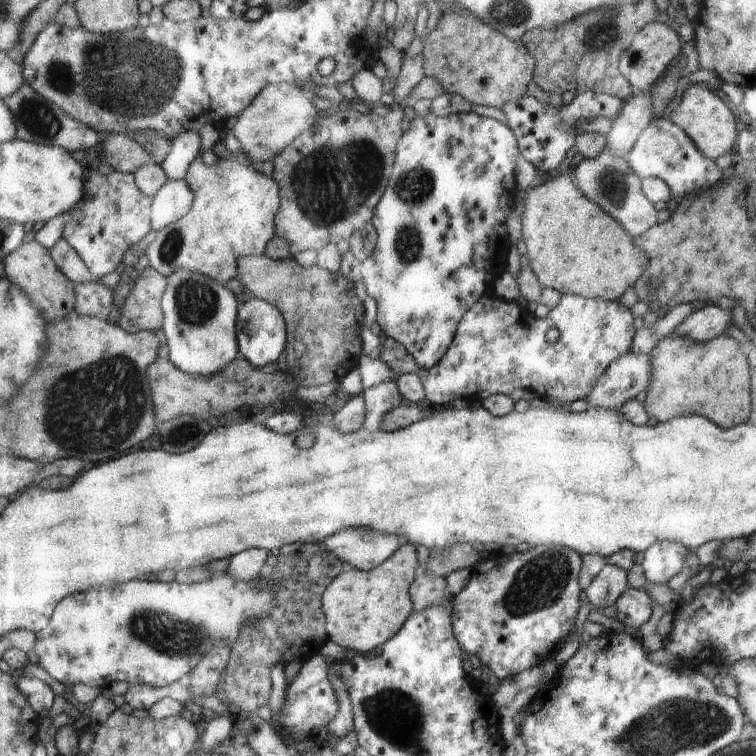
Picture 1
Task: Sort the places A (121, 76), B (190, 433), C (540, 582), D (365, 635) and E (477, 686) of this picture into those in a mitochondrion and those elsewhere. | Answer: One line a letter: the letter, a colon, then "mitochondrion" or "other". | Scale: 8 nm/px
A: mitochondrion
B: other
C: mitochondrion
D: other
E: other

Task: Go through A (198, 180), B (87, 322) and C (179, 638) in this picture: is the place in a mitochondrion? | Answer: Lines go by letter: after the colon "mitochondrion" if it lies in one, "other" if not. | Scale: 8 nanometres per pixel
A: other
B: other
C: mitochondrion

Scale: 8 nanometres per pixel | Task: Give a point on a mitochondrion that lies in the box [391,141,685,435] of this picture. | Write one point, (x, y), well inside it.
(614, 185)

